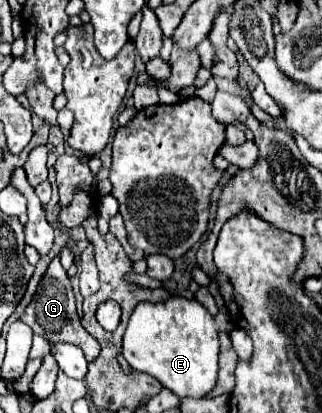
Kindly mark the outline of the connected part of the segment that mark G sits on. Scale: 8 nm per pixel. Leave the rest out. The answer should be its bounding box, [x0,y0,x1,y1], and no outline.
[21,257,101,361]

